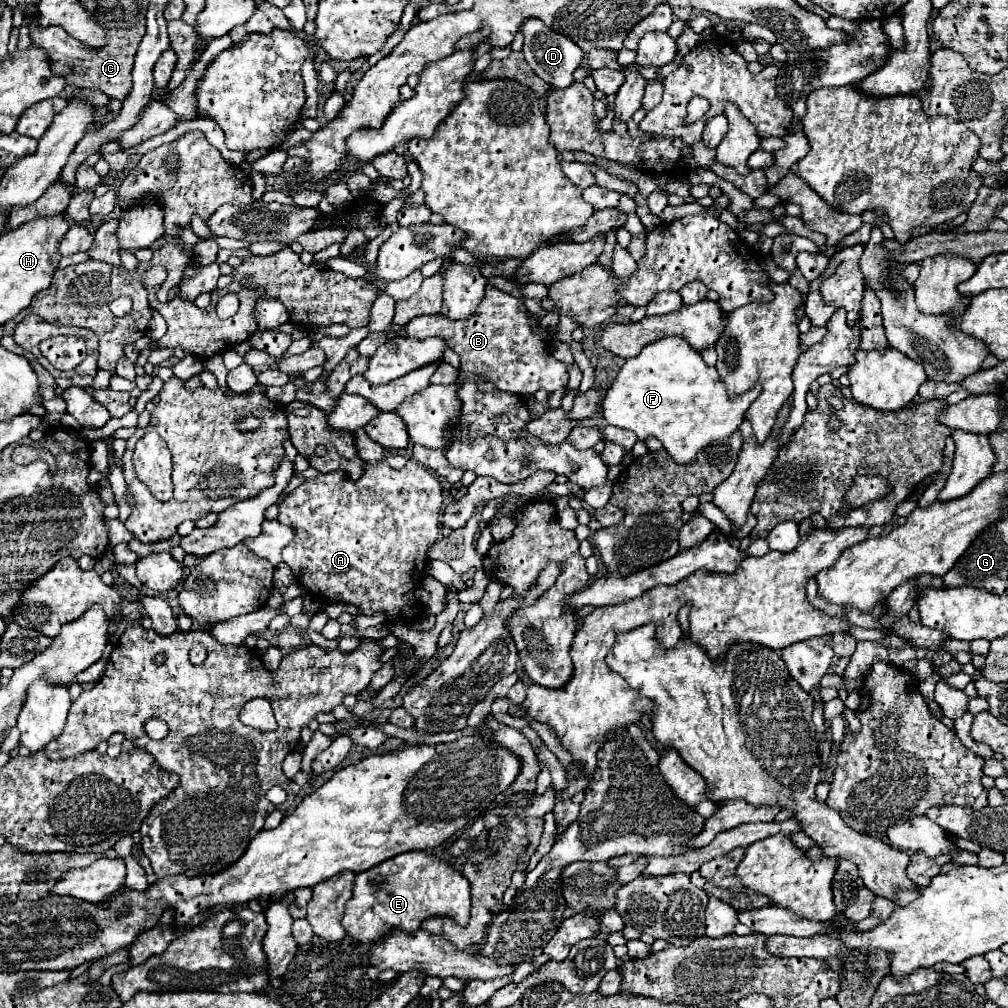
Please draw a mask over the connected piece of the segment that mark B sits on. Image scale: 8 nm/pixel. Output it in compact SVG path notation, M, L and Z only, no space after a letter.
M491 286L485 288L483 302L471 318L449 320L443 314L417 316L409 324L405 324L405 336L413 340L425 340L427 336L445 338L449 348L459 354L459 372L465 374L467 380L471 380L473 376L481 376L493 382L495 388L511 394L535 394L537 390L553 394L565 388L569 380L565 364L555 360L549 354L549 346L531 332L523 300Z

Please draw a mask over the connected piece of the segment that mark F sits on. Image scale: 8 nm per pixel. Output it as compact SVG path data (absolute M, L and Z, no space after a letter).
M661 338L645 346L639 356L629 358L623 364L611 388L607 390L605 398L601 400L601 412L607 424L631 430L637 434L639 440L647 440L649 436L655 436L663 444L663 448L669 452L669 456L677 460L677 464L691 464L693 460L697 460L697 454L707 444L733 434L741 426L745 410L759 396L759 392L761 388L755 386L753 390L747 390L745 394L731 400L727 396L727 390L717 370L707 366L699 352L695 352L683 338Z

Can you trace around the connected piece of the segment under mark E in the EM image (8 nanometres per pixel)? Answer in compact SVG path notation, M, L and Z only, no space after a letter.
M405 852L355 876L353 898L347 902L343 928L355 942L373 946L393 930L413 934L421 922L431 916L443 916L457 924L467 924L469 908L469 882L461 872L431 854Z

